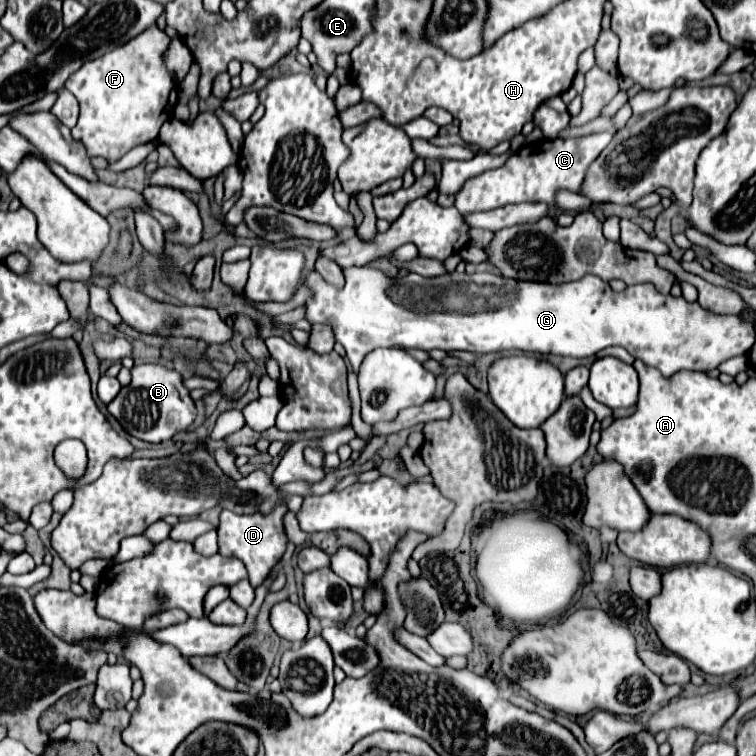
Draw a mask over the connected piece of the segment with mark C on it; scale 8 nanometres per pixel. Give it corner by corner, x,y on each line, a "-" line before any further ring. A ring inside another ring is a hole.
592,133
576,139
544,139
538,143
528,143
520,151
516,151
506,165
498,169
484,171
482,175
476,175
474,179
466,181
466,187
456,193
454,207
460,213
470,211
490,211
496,207
502,207
506,203
522,203
522,201
542,201
550,205
550,215
556,213
556,201
554,193
556,189
568,189
578,191
584,173
588,165
600,155
600,151
610,143
610,133

